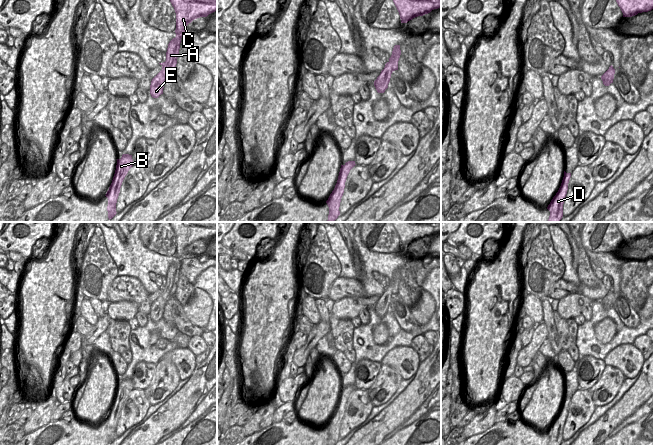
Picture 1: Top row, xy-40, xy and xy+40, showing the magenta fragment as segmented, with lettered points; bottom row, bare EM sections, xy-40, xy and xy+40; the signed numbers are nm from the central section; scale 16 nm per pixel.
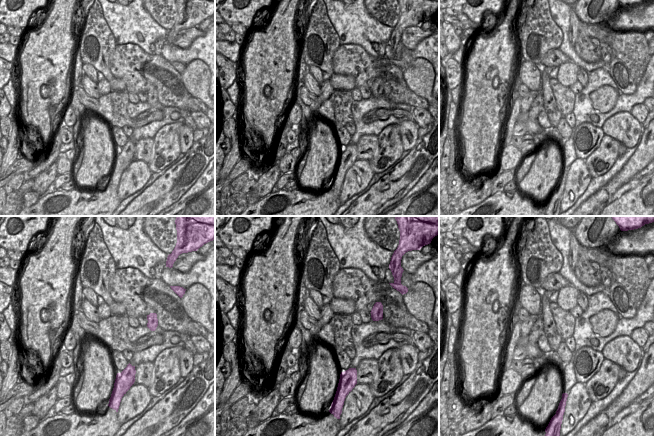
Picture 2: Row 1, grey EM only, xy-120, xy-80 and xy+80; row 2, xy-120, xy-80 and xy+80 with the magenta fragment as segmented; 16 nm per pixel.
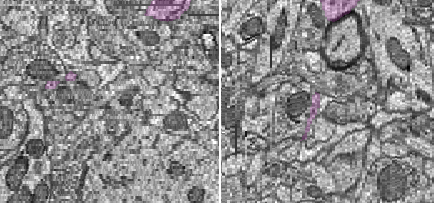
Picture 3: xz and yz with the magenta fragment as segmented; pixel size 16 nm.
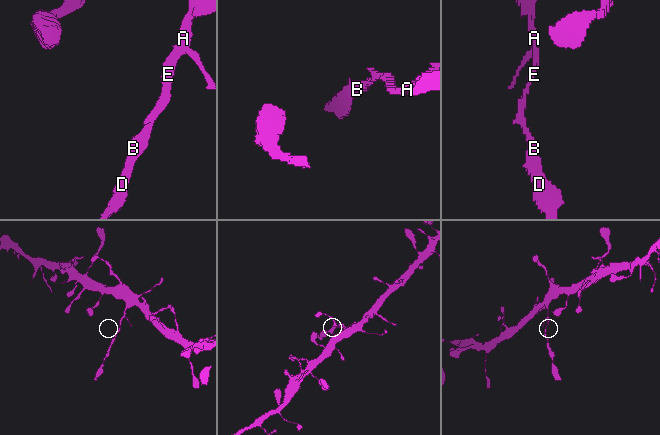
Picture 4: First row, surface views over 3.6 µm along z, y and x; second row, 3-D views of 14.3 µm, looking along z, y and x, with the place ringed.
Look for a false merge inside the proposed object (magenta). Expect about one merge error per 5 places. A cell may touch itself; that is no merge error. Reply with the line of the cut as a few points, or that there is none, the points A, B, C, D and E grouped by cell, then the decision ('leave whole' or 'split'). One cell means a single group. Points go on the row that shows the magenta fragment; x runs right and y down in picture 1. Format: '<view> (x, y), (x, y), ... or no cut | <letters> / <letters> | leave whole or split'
xy (381, 71), (389, 78) | A C / B D E | split

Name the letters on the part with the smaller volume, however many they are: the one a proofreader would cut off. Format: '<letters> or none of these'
B, D, E

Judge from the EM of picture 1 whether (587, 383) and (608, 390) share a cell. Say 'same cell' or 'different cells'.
different cells

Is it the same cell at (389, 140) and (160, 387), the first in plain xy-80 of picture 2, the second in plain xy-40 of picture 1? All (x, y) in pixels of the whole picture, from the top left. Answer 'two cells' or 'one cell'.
one cell

